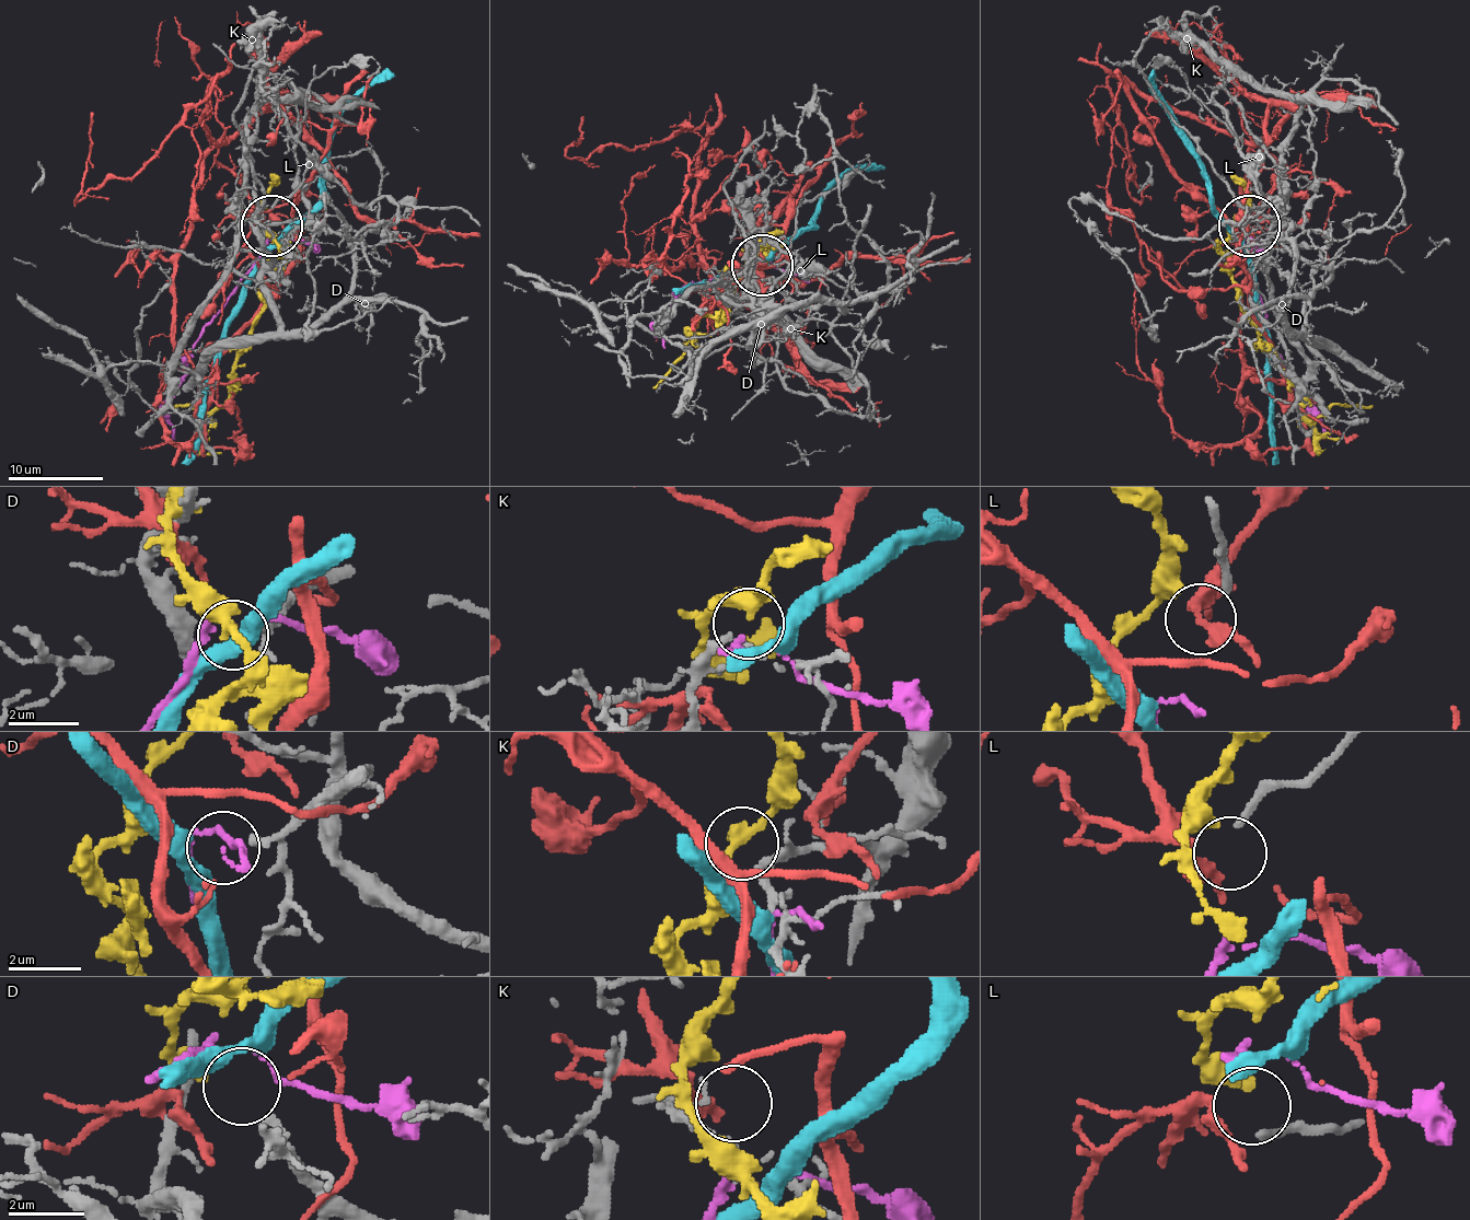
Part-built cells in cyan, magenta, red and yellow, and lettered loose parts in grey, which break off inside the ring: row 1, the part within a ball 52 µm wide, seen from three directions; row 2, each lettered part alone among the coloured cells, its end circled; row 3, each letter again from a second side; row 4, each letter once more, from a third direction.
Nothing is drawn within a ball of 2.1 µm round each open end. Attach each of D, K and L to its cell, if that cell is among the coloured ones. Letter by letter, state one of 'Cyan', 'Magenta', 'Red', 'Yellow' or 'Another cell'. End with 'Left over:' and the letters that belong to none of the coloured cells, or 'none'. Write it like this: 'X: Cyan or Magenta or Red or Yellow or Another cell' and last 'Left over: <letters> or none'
D: Another cell
K: Another cell
L: Another cell
Left over: D, K, L

